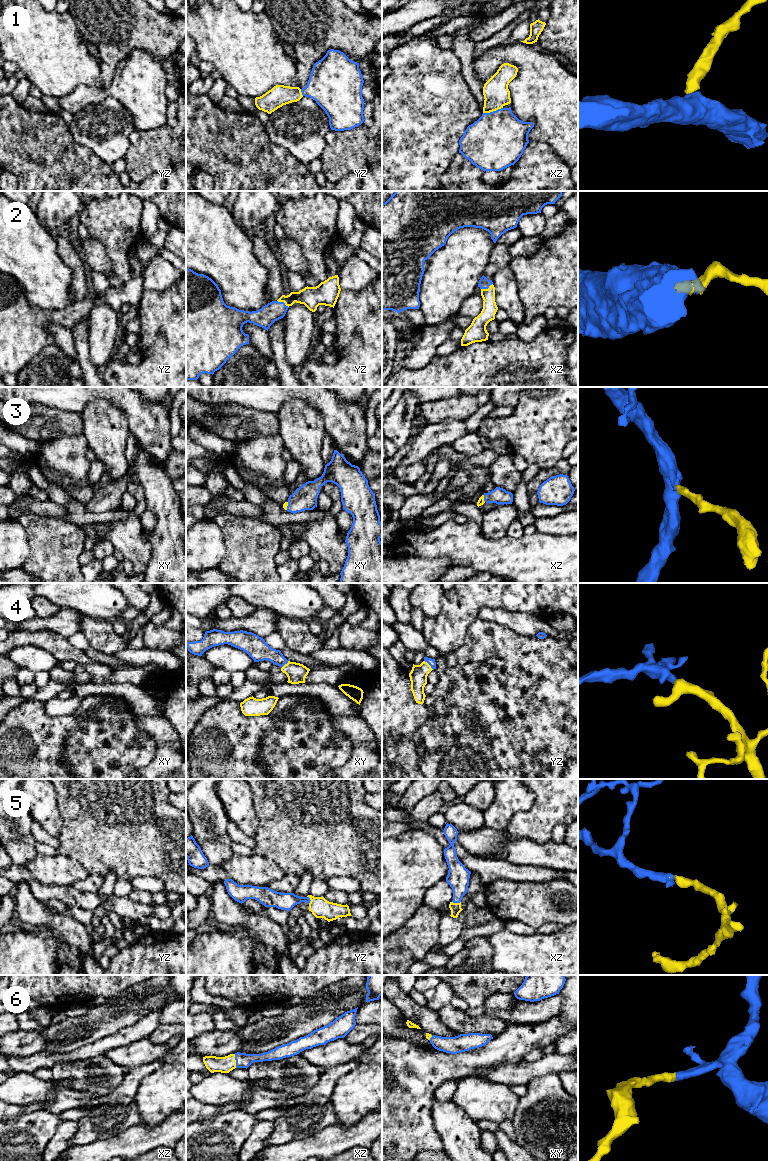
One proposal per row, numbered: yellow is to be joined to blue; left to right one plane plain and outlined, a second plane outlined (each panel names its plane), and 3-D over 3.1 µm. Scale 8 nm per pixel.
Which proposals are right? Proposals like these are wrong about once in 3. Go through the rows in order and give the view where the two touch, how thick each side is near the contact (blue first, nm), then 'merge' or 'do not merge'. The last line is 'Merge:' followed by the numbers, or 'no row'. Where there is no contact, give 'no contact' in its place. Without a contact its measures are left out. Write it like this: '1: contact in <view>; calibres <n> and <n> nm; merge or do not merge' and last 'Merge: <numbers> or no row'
1: contact in xz; calibres 460 and 200 nm; merge
2: contact in yz; calibres 160 and 170 nm; merge
3: contact in xy; calibres 190 and 40 nm; merge
4: contact in yz; calibres 60 and 140 nm; merge
5: contact in xz; calibres 180 and 90 nm; merge
6: contact in xz; calibres 120 and 130 nm; merge
Merge: 1, 2, 3, 4, 5, 6

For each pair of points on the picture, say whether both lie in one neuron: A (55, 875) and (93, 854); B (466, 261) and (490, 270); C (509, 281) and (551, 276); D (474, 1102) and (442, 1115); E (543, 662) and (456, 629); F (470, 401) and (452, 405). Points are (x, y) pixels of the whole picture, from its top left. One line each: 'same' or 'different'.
A: different
B: different
C: different
D: different
E: different
F: same

